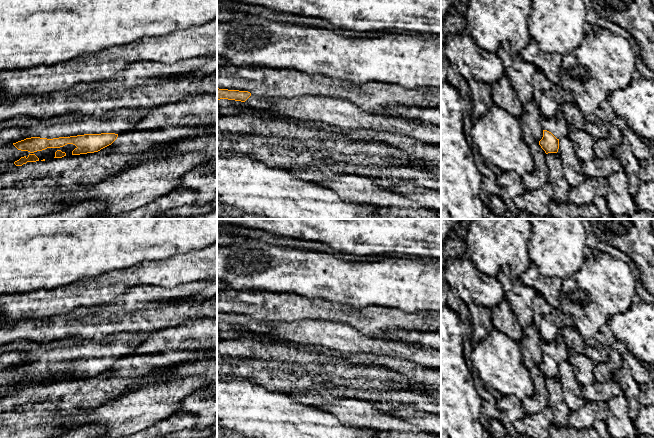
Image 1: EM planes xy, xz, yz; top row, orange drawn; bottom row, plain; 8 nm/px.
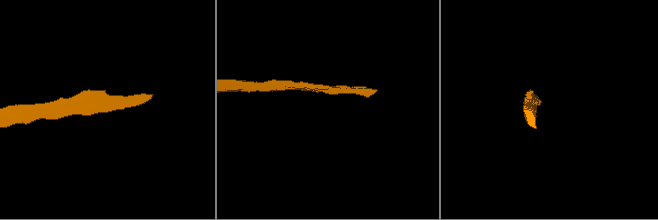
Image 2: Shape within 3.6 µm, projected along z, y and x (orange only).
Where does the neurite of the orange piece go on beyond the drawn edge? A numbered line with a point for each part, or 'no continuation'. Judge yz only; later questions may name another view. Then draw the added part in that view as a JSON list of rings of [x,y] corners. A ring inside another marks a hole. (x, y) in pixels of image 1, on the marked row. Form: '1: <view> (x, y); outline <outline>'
1: yz (557, 125); outline [[[560,109],[551,118],[542,118],[542,128],[551,132],[557,139],[568,135],[568,122]]]

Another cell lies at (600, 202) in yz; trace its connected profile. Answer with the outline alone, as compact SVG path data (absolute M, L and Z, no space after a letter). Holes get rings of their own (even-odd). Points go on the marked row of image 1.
M599 194L594 200L593 204L597 207L600 212L599 219L617 219L609 210L607 201L604 196Z

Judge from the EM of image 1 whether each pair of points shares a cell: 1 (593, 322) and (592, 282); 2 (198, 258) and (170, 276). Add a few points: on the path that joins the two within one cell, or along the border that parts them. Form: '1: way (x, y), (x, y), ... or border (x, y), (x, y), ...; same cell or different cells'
1: way (593, 312), (593, 309), (598, 304), (597, 292); same cell
2: way (191, 265), (177, 270); same cell

